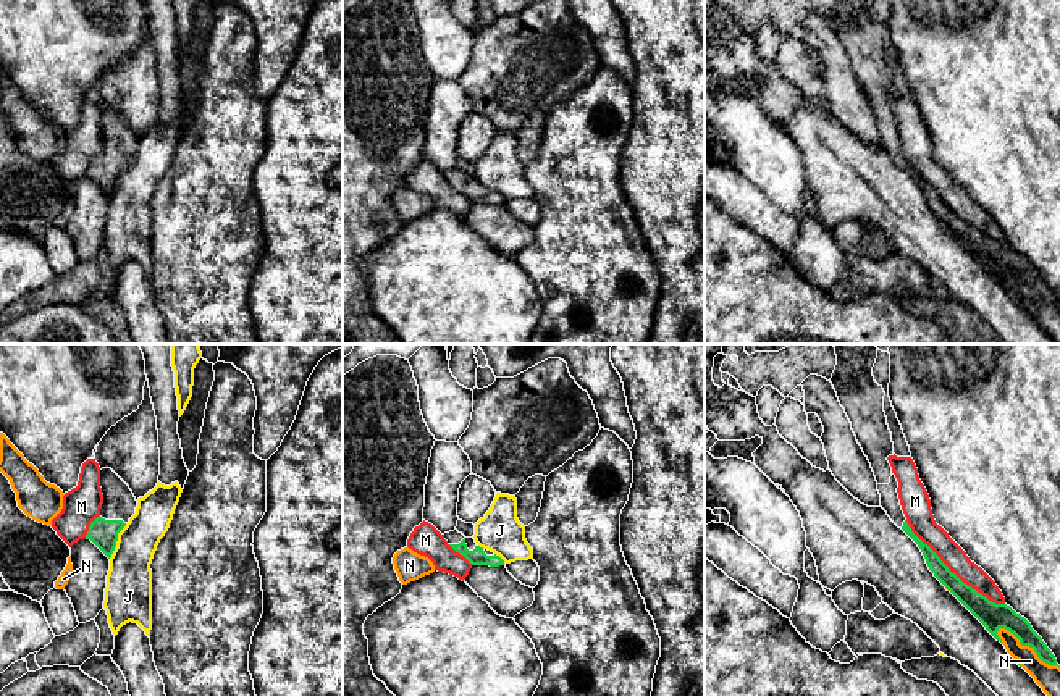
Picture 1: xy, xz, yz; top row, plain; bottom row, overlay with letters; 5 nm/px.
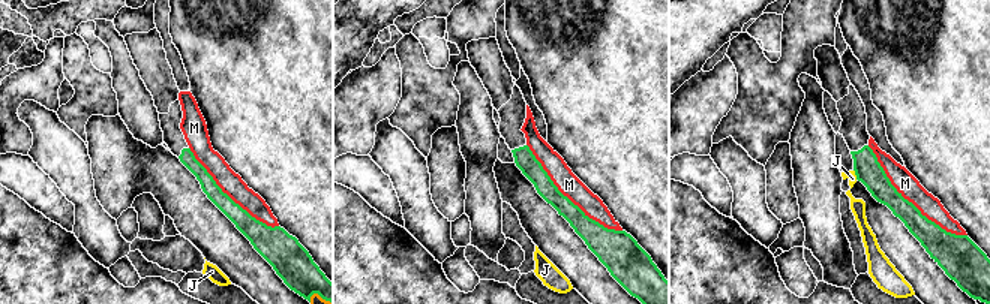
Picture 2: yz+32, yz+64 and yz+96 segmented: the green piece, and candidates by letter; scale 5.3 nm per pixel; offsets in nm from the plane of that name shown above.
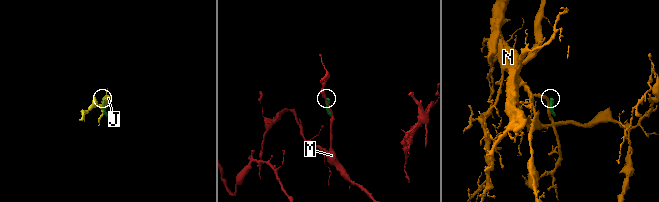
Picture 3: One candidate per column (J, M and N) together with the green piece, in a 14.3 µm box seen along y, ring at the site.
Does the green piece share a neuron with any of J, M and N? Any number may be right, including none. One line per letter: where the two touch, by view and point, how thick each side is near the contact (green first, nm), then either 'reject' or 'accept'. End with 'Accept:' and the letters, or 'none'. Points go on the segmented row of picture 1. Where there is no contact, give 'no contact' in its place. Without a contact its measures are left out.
J: contact xy (117, 540); calibres 140 and 220 nm; reject
M: contact yz (950, 572); calibres 110 and 120 nm; reject
N: contact yz (1028, 645); calibres 130 and 120 nm; reject
Accept: none

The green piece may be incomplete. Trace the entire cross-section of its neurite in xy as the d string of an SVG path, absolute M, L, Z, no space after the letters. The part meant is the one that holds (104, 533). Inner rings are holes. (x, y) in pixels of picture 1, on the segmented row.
M100 470L103 504L100 515L90 523L86 535L108 559L111 557L118 533L136 514L137 501L129 486L111 470Z

